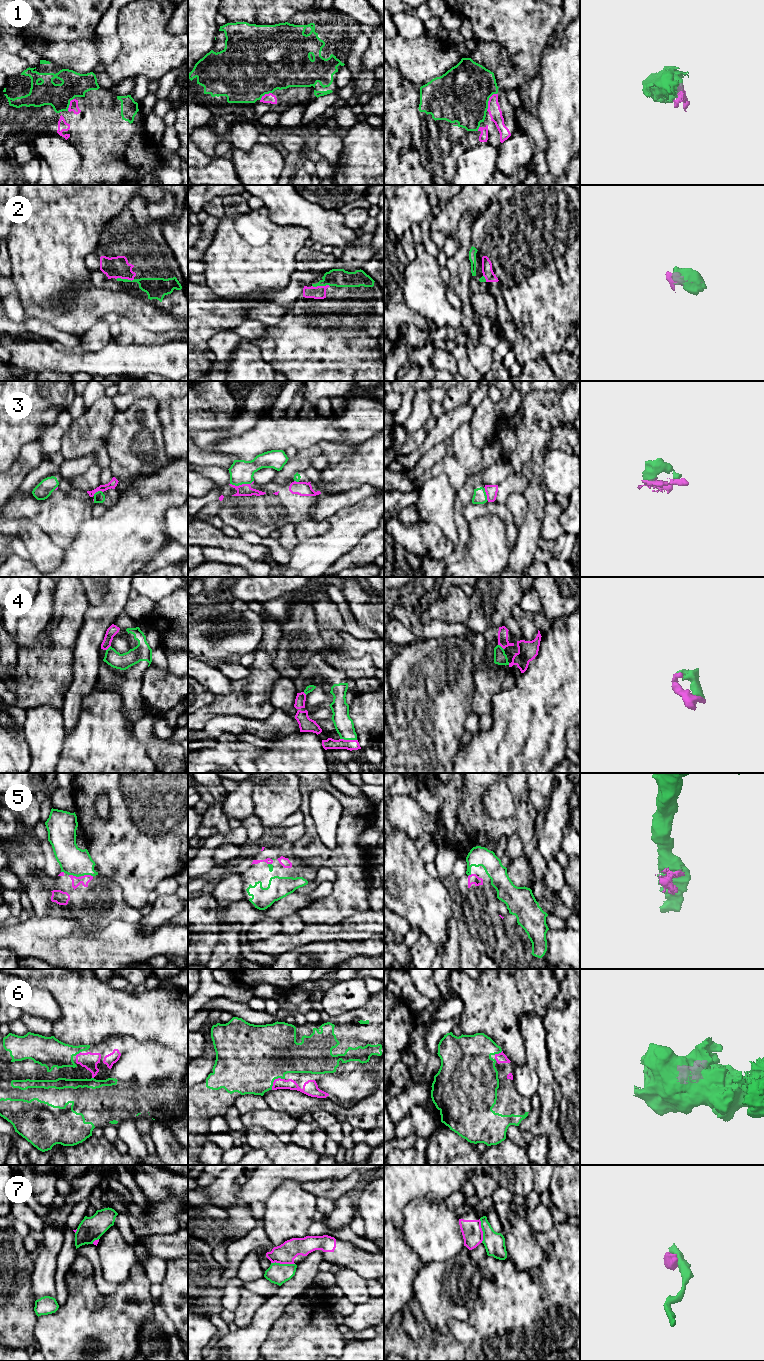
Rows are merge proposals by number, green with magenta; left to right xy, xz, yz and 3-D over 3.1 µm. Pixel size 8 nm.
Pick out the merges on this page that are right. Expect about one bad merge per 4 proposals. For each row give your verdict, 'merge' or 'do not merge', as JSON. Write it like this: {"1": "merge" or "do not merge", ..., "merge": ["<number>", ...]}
{"1": "merge", "2": "merge", "3": "do not merge", "4": "merge", "5": "merge", "6": "merge", "7": "do not merge", "merge": ["1", "2", "4", "5", "6"]}

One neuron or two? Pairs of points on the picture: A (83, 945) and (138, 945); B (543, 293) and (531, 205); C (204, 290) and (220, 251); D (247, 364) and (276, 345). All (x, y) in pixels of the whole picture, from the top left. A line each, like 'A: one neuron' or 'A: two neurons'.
A: one neuron
B: one neuron
C: two neurons
D: two neurons

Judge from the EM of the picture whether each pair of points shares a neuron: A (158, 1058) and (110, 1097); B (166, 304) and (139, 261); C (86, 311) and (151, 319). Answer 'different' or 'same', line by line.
A: same
B: same
C: same

